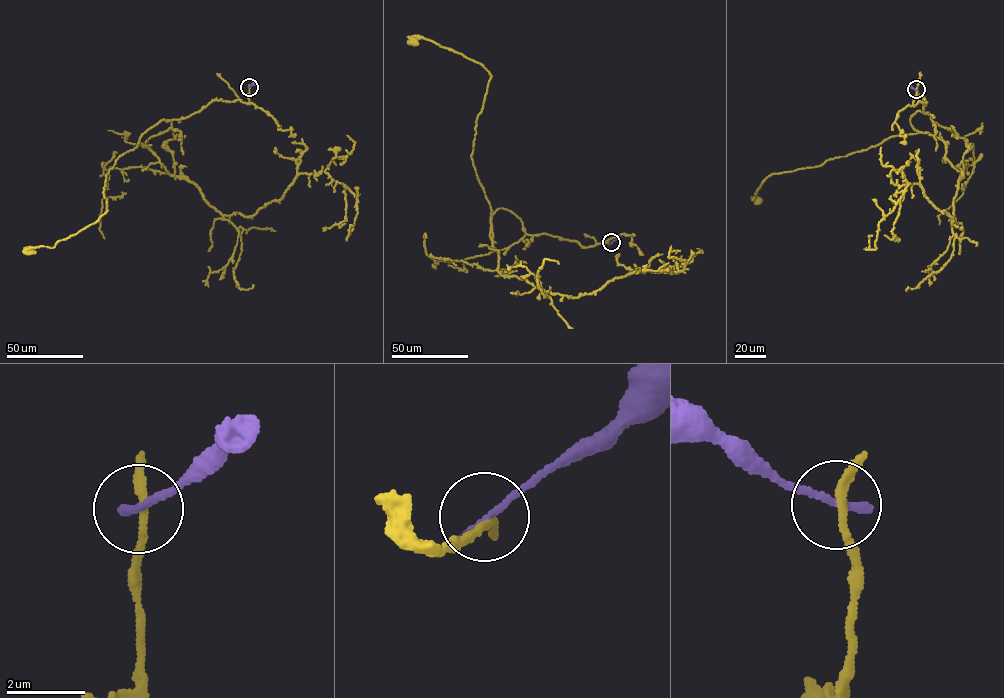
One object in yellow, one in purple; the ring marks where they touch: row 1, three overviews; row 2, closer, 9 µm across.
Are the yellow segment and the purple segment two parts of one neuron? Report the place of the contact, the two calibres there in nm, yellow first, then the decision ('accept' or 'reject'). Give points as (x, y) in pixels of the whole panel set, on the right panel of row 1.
(916, 89) | 190/220 nm | reject

